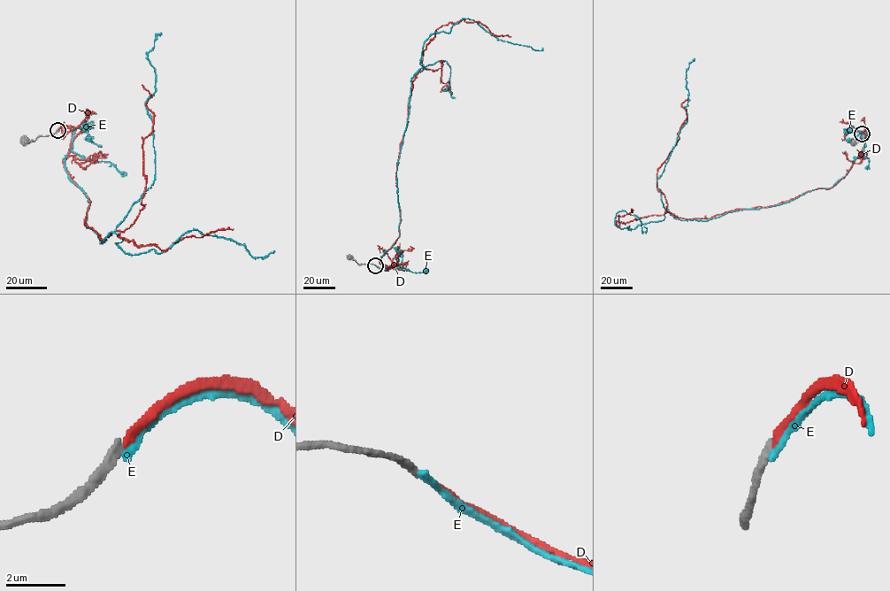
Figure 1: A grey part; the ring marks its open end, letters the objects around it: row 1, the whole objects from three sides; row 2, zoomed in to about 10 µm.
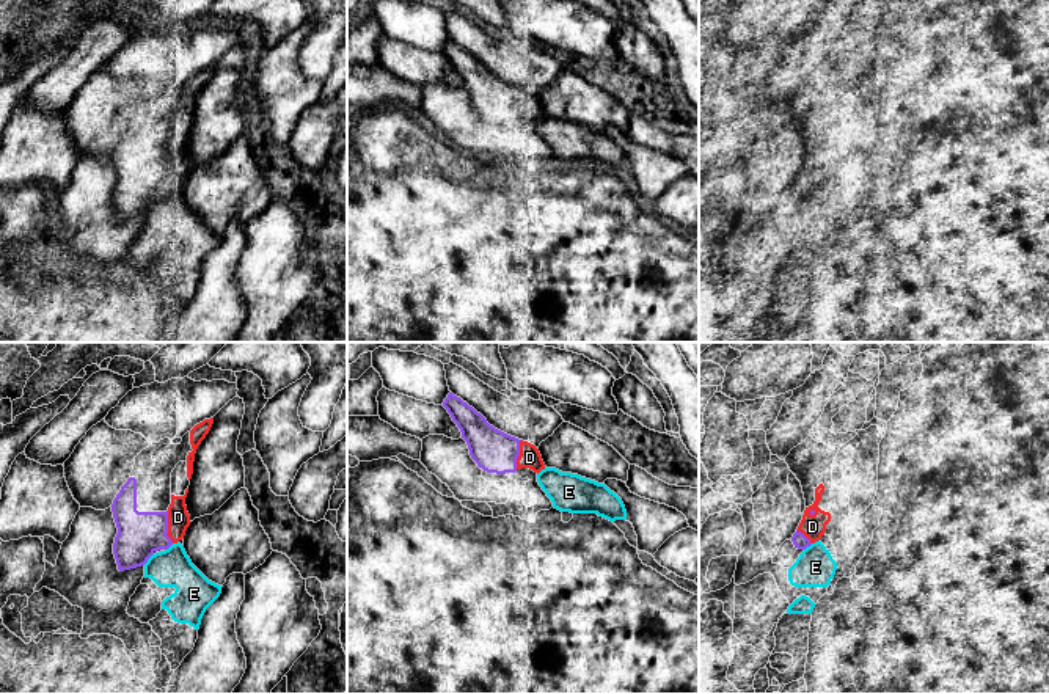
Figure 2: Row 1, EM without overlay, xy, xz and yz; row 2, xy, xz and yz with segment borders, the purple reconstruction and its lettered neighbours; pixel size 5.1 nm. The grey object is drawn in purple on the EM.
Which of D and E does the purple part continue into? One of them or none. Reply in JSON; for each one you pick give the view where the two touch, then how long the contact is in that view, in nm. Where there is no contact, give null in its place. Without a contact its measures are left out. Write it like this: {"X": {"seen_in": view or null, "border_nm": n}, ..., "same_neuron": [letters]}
{"D": {"seen_in": "xy", "border_nm": 170}, "same_neuron": ["D"]}

